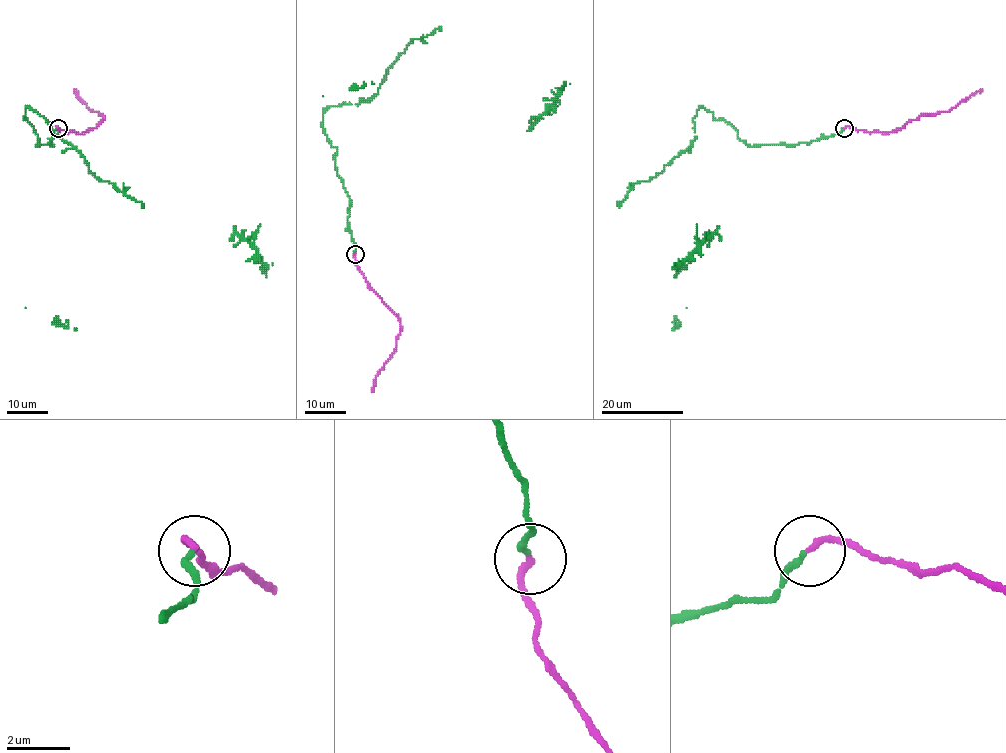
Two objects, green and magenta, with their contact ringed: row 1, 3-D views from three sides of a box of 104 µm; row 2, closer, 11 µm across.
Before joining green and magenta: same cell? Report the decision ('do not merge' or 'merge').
merge

